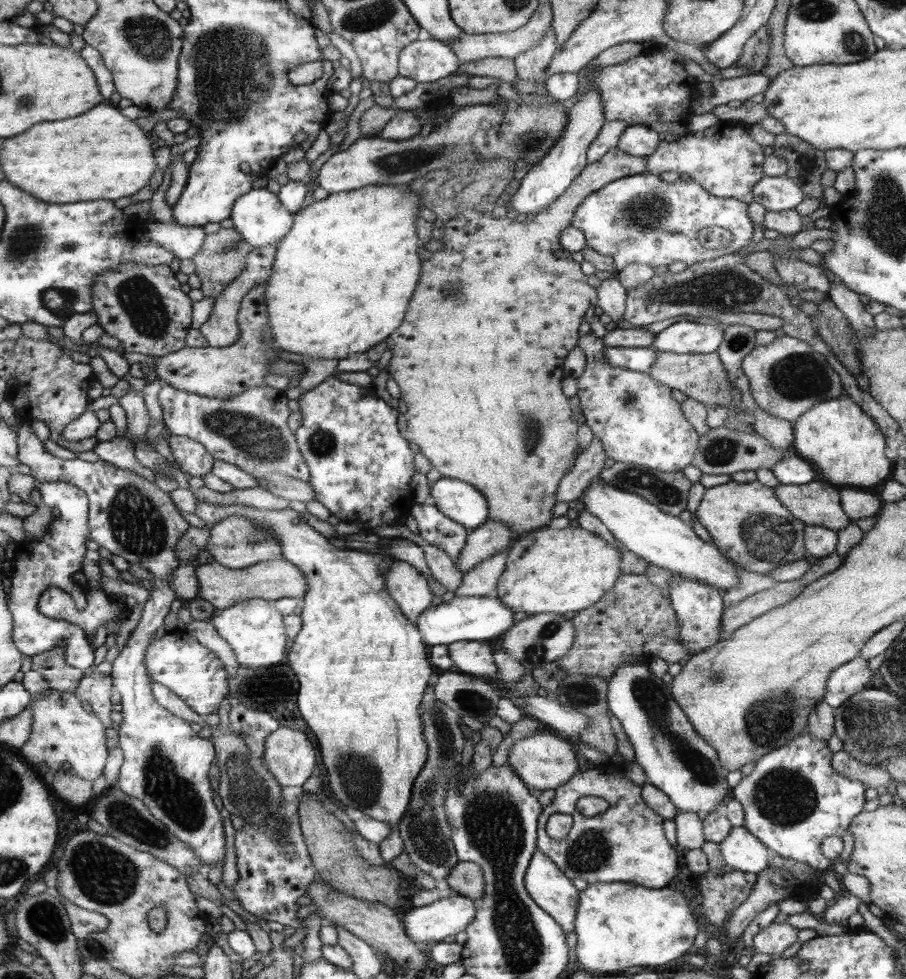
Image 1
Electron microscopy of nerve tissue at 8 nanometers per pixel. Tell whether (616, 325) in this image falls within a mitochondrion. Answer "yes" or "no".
no

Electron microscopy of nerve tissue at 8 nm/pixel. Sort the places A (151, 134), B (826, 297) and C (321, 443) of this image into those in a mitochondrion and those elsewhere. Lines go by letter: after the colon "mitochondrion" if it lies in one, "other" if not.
A: other
B: other
C: mitochondrion

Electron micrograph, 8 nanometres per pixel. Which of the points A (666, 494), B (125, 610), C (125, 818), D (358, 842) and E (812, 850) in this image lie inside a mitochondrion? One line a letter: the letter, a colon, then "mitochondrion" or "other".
A: mitochondrion
B: other
C: mitochondrion
D: other
E: other

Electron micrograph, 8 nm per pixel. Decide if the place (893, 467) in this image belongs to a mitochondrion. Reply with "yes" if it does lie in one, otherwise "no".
no

